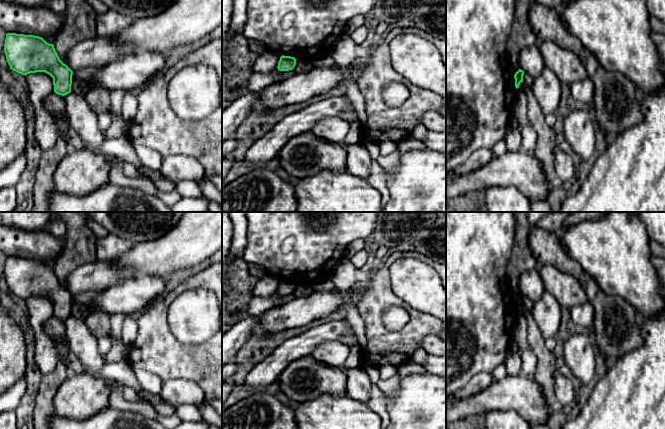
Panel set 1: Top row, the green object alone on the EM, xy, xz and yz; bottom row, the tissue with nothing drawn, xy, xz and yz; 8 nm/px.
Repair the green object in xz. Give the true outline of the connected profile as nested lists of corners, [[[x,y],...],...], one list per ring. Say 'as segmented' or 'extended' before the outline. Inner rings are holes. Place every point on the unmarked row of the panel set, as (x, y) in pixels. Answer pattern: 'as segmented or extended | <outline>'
as segmented | [[[282,279],[278,286],[277,292],[279,295],[289,295],[293,294],[295,289],[296,289],[296,282]]]

